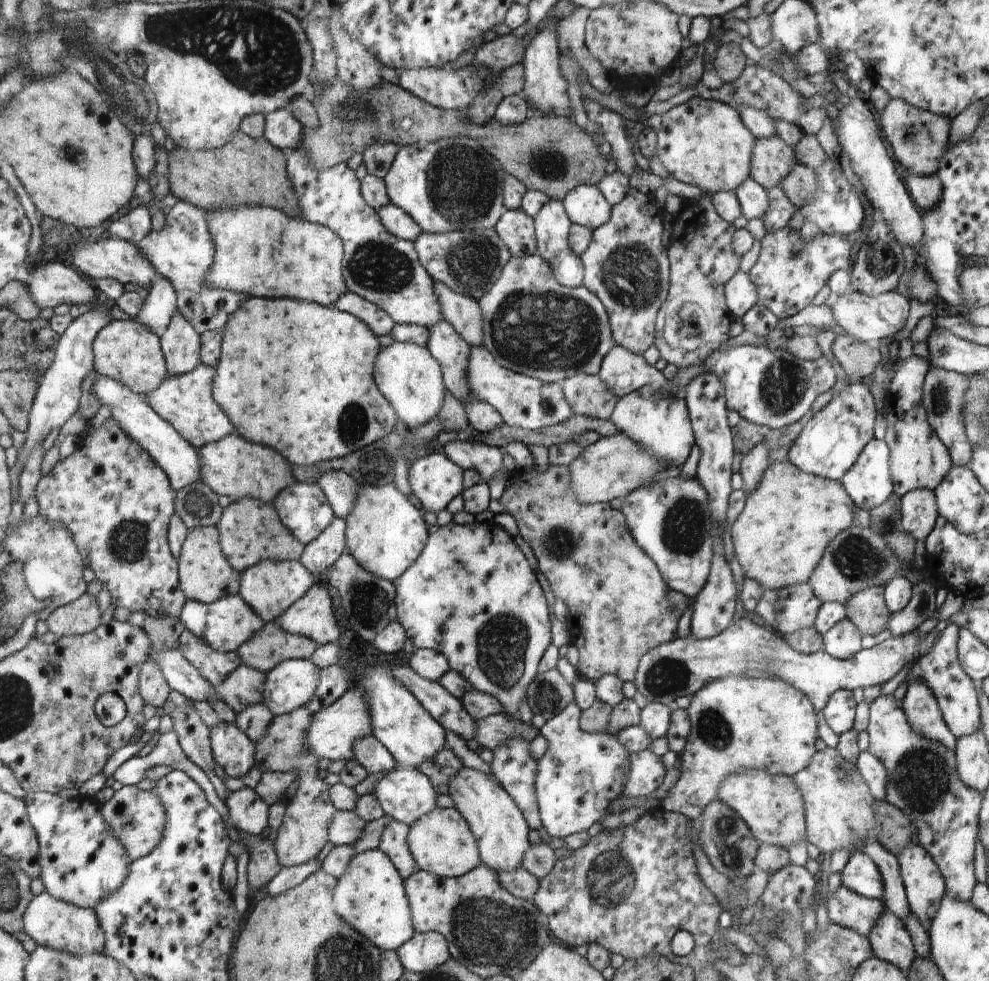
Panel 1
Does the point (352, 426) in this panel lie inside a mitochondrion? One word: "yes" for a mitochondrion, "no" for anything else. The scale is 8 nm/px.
yes

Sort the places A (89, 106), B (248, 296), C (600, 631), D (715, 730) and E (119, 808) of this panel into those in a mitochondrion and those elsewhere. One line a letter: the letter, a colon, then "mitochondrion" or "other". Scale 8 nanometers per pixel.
A: mitochondrion
B: other
C: other
D: mitochondrion
E: other

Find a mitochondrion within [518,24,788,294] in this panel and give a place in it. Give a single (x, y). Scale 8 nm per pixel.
(548, 162)

